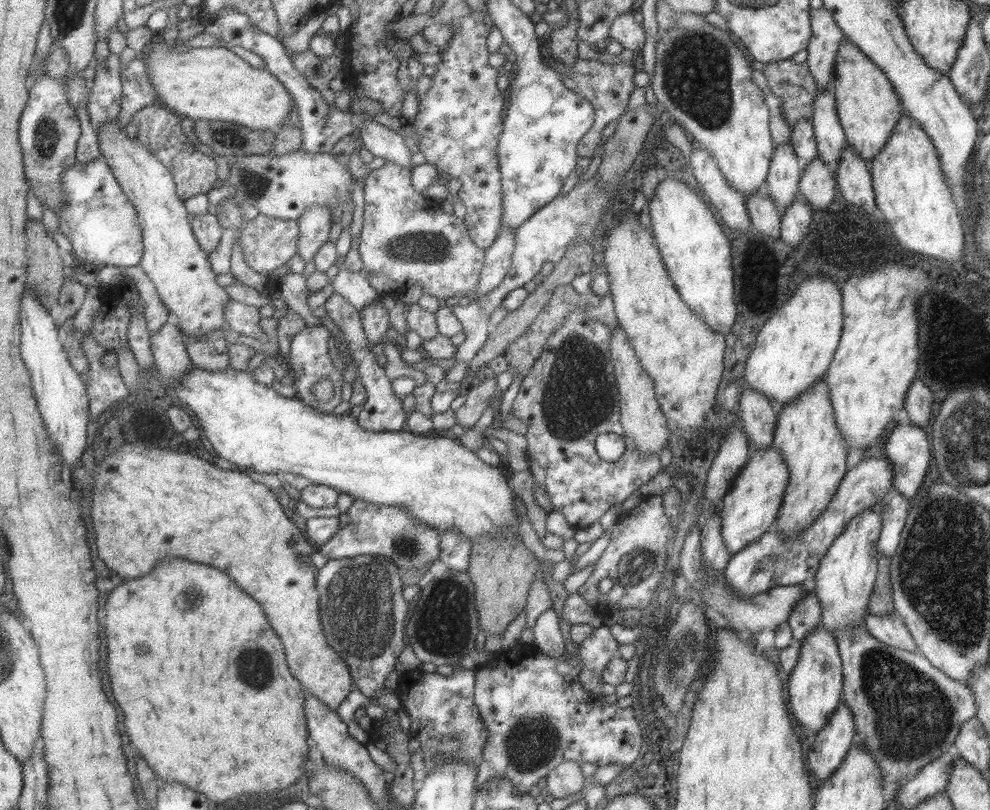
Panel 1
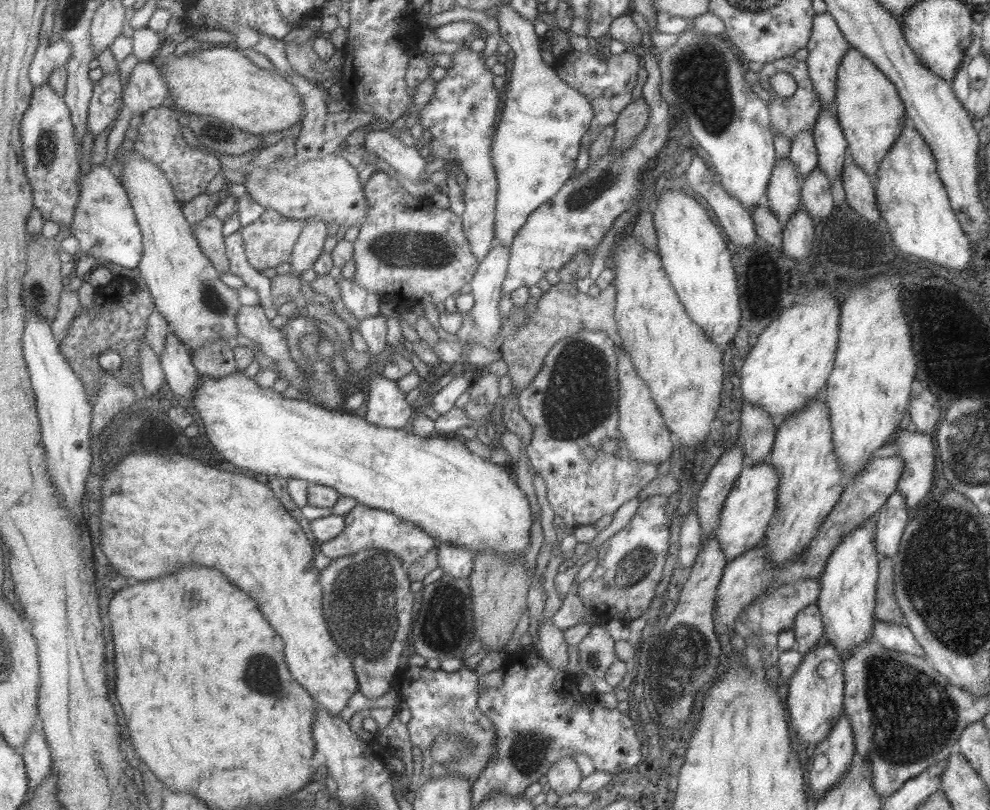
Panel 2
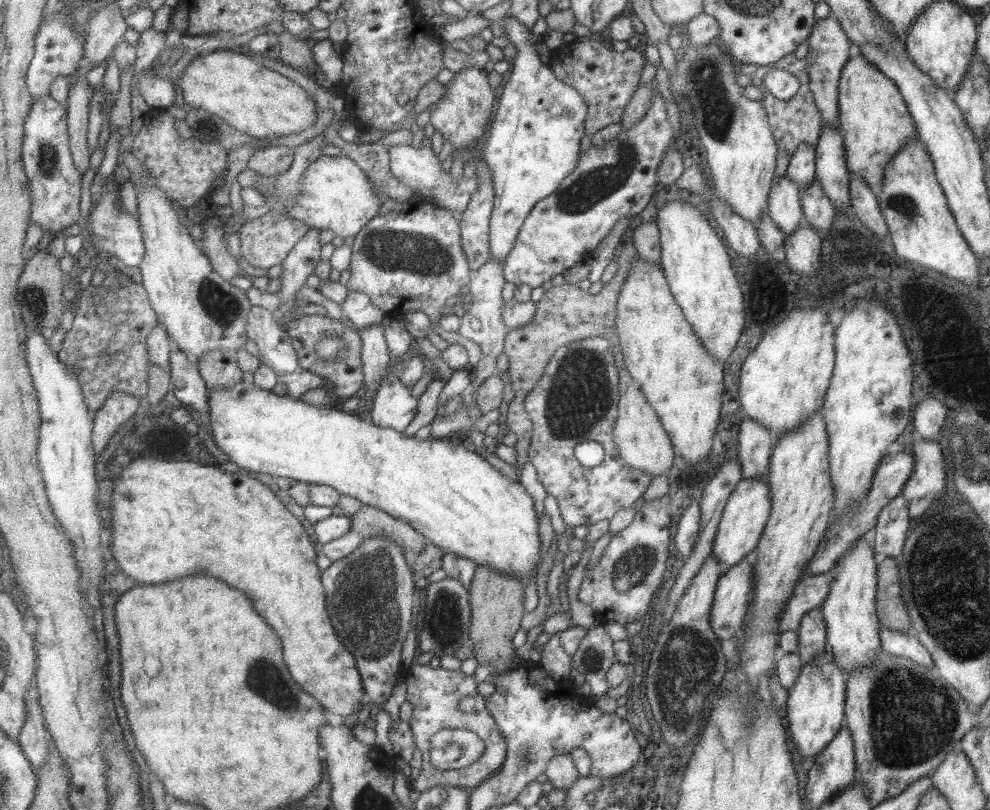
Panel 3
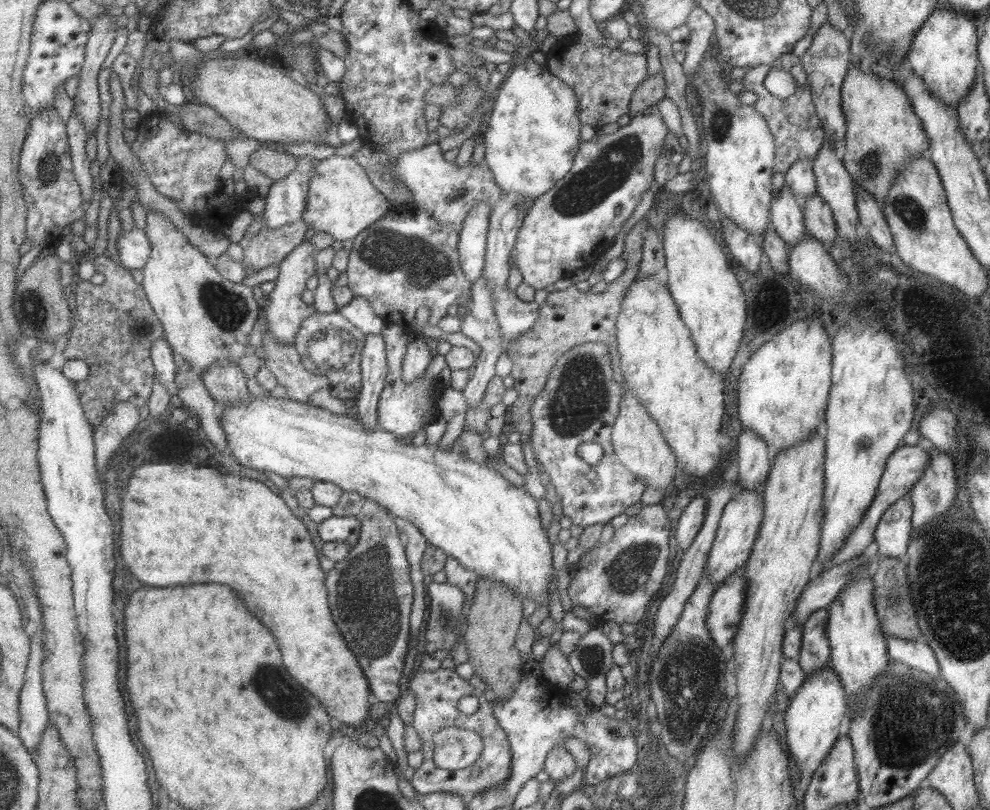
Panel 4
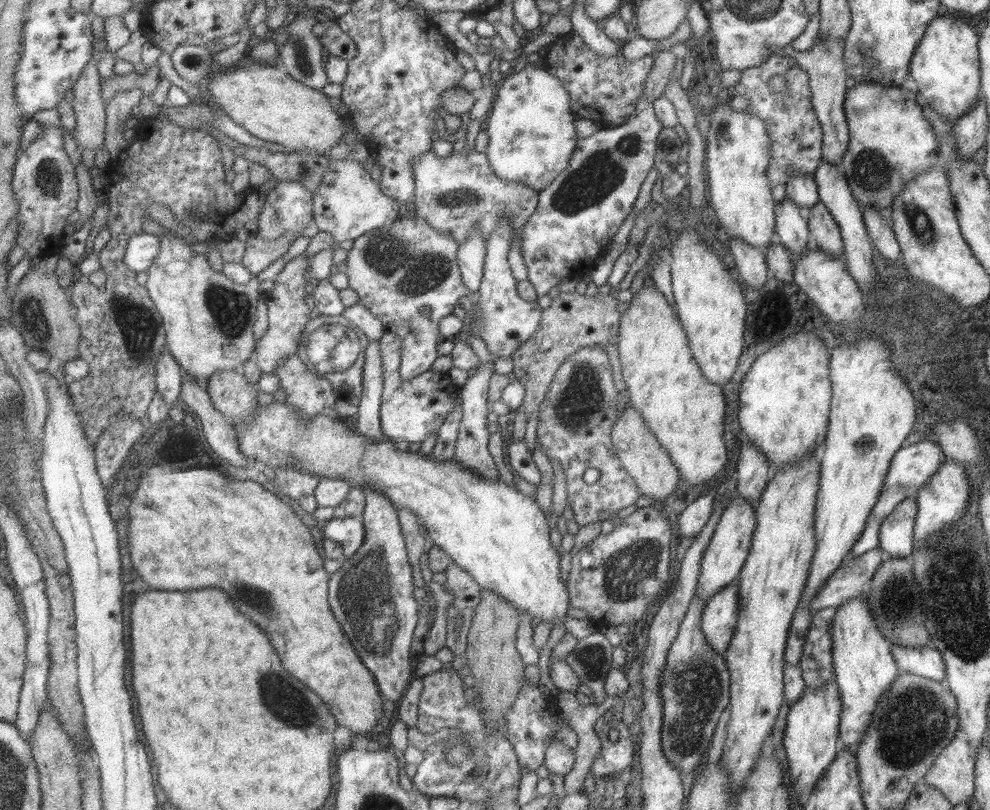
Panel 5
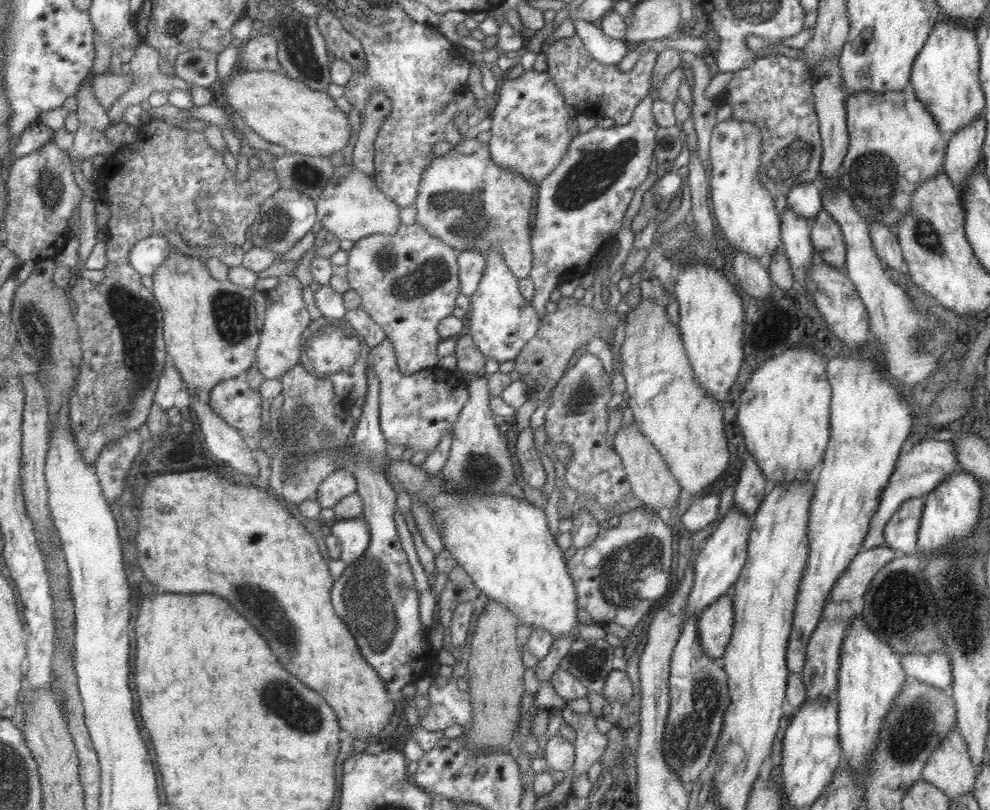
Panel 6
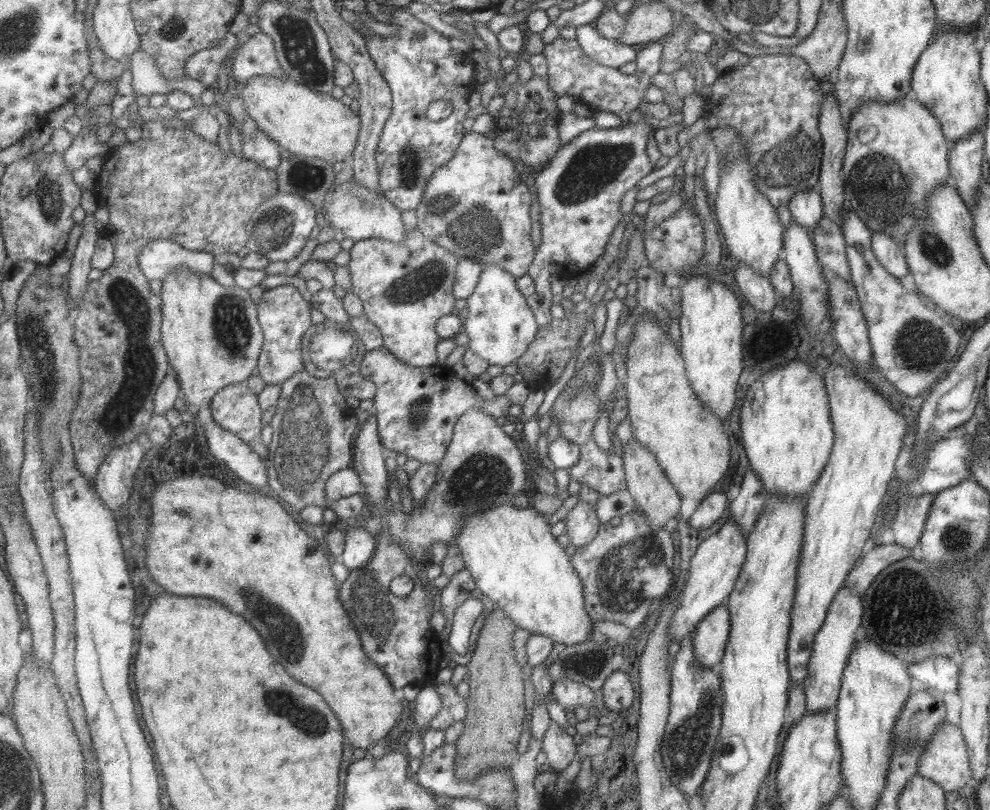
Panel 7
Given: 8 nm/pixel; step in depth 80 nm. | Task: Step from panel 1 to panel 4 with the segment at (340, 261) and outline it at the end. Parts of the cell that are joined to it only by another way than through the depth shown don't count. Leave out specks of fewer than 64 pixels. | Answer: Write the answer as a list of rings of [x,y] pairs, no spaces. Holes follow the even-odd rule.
[[[353,295],[349,302],[340,306],[337,312],[364,336],[380,334],[385,326],[384,320],[373,312],[371,305],[357,295]]]

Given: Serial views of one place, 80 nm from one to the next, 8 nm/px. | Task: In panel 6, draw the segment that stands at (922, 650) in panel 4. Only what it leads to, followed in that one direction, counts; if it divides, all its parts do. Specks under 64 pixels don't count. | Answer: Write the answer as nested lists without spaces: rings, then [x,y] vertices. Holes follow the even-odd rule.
[[[945,652],[903,654],[900,655],[900,665],[905,676],[911,676],[913,680],[926,682],[941,690],[950,686],[951,665]]]

